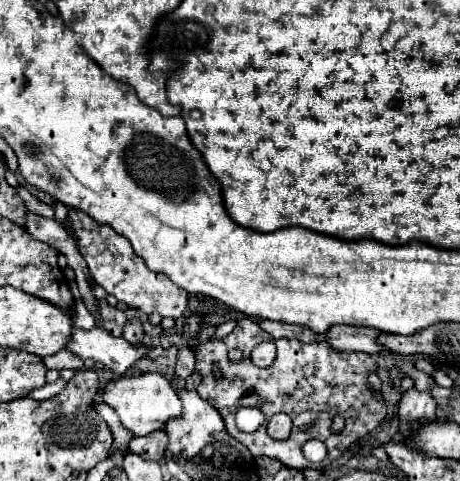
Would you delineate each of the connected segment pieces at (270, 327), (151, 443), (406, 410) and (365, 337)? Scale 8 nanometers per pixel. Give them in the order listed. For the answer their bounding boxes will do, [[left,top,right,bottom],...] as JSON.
[[257,319,283,337],[129,431,167,463],[399,389,437,417],[313,325,381,355]]

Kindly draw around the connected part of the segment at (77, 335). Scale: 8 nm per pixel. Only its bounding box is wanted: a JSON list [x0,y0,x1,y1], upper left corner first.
[67,327,151,375]

